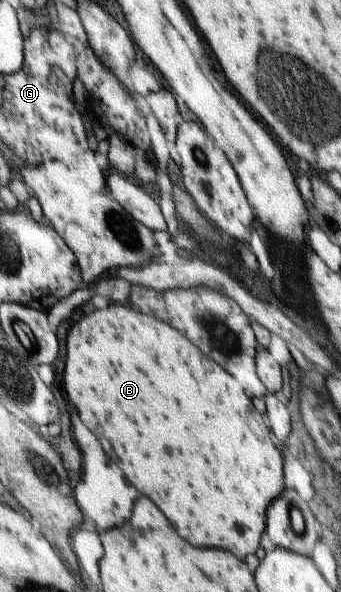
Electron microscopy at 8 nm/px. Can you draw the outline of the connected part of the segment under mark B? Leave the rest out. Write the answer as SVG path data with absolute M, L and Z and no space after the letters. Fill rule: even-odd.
M113 301L106 309L98 309L87 314L74 325L74 328L69 329L67 349L66 367L64 367L66 395L74 405L82 423L100 439L100 443L104 445L104 451L114 463L118 463L126 479L142 495L146 495L148 499L154 499L154 503L158 503L158 507L162 507L162 511L170 515L170 523L174 523L174 527L178 527L178 531L182 531L182 535L186 535L186 539L190 539L194 547L202 545L202 547L228 549L228 551L234 551L234 555L238 555L240 560L245 560L250 553L256 554L256 549L260 547L260 535L264 533L264 525L268 525L266 509L269 509L274 499L281 498L284 491L284 479L282 479L284 463L282 463L282 455L272 443L270 429L264 415L256 411L250 397L246 397L246 393L230 379L230 375L220 365L212 363L212 359L206 357L196 345L192 345L180 331L158 321L155 316L144 315L140 311Z

